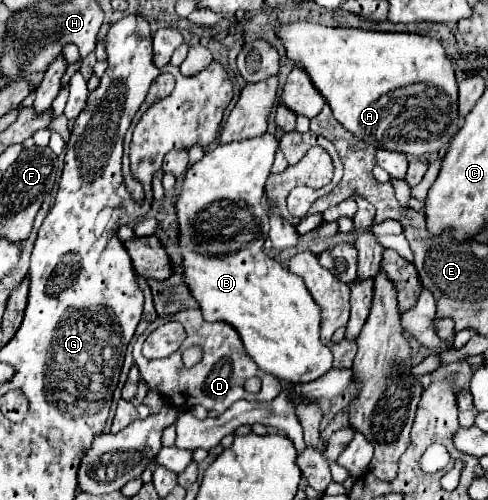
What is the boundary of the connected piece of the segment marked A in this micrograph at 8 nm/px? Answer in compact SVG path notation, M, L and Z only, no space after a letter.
M284 22L278 24L274 28L276 36L282 40L284 50L288 60L292 60L296 66L300 66L302 70L306 70L310 82L314 84L314 88L324 96L326 104L332 108L334 118L354 136L358 136L360 140L372 144L374 148L382 148L382 150L392 150L392 152L402 152L408 156L422 156L422 154L432 154L436 150L444 150L448 146L448 142L452 140L452 136L458 130L458 112L456 112L456 104L458 104L458 84L454 78L454 68L452 62L446 58L446 52L440 44L440 40L430 38L430 36L418 36L418 34L398 34L398 32L368 32L368 30L360 30L360 28L328 28L328 26L320 26L320 24L312 24L312 22Z

